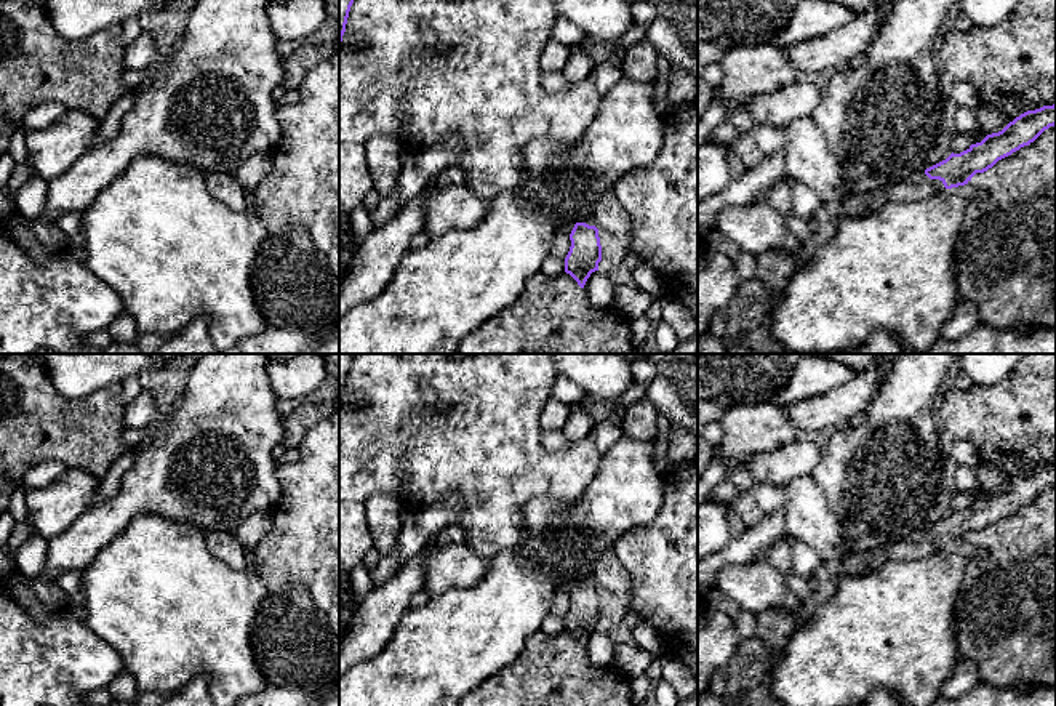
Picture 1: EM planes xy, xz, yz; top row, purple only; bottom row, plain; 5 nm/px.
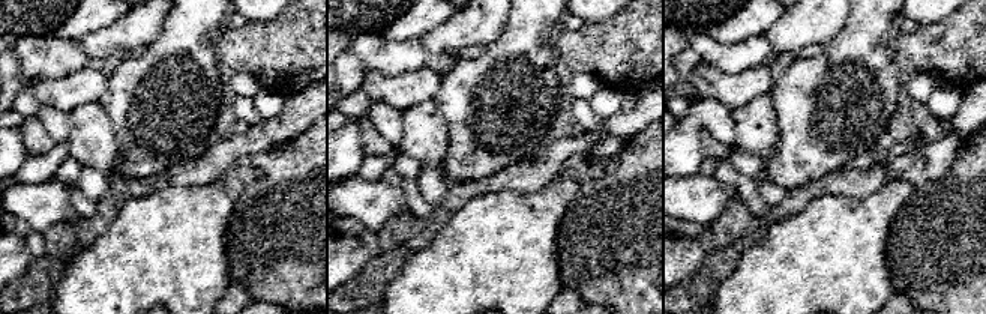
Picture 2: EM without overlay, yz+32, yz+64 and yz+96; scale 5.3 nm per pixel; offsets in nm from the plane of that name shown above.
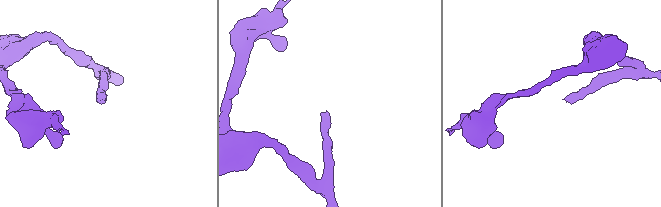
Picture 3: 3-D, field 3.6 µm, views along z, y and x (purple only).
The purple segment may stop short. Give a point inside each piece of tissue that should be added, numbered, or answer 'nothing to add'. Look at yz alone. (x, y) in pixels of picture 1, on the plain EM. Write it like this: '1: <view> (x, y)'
1: yz (919, 545)

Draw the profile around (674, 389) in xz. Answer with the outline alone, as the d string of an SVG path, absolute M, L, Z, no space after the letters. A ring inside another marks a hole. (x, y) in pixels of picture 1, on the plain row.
M646 354L646 359L656 363L656 375L645 384L645 400L698 442L698 354Z

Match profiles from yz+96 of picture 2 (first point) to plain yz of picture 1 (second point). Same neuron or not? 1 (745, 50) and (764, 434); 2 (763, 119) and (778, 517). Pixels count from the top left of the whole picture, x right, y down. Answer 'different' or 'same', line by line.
1: same
2: different

